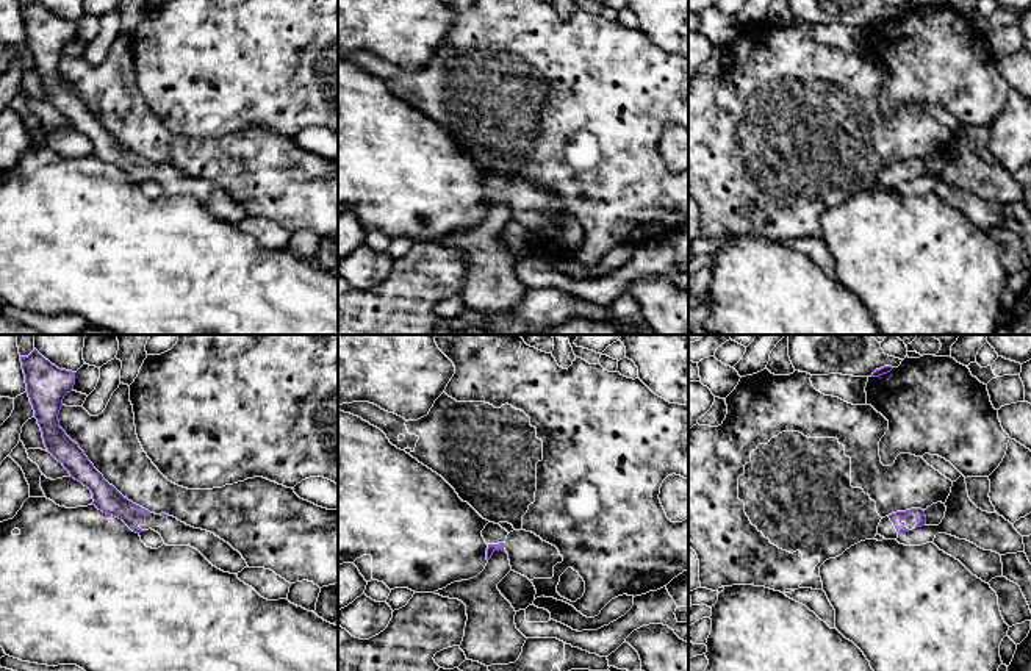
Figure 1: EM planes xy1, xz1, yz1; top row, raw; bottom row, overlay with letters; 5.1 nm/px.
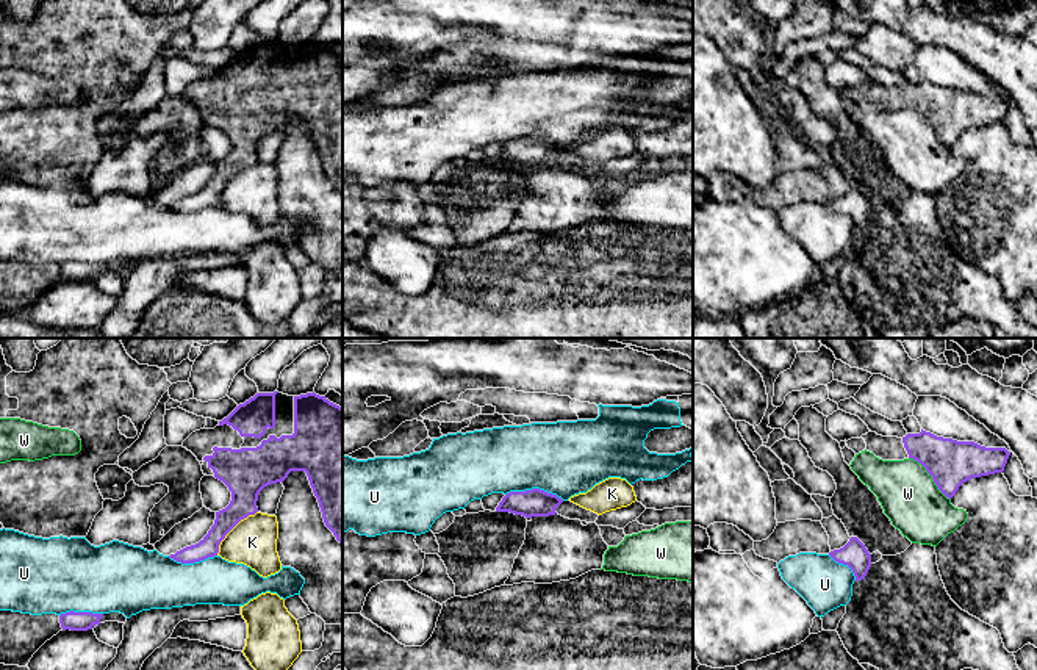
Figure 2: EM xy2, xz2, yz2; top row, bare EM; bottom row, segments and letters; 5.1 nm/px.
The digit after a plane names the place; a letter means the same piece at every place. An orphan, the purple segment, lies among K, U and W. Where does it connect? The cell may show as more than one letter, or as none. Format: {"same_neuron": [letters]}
{"same_neuron": []}

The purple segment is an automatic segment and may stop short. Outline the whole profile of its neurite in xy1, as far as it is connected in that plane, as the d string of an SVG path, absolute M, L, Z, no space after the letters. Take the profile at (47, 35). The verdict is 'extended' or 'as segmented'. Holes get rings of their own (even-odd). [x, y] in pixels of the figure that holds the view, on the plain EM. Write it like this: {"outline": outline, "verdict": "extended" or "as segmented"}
{"outline": "M33 0L28 6L20 6L20 11L44 94L63 113L70 127L91 139L92 155L122 169L136 183L149 178L158 181L166 196L197 199L213 216L224 222L238 224L247 217L242 205L214 183L186 175L166 163L150 163L110 135L78 94L59 77L58 64L64 45L74 39L75 22L56 17L38 0Z", "verdict": "extended"}

